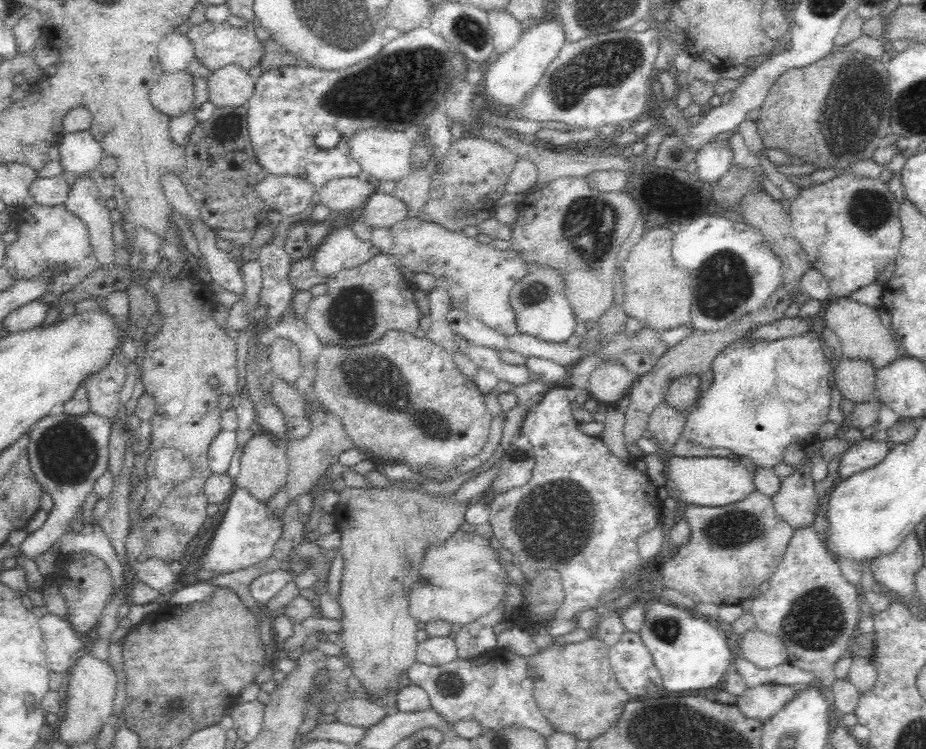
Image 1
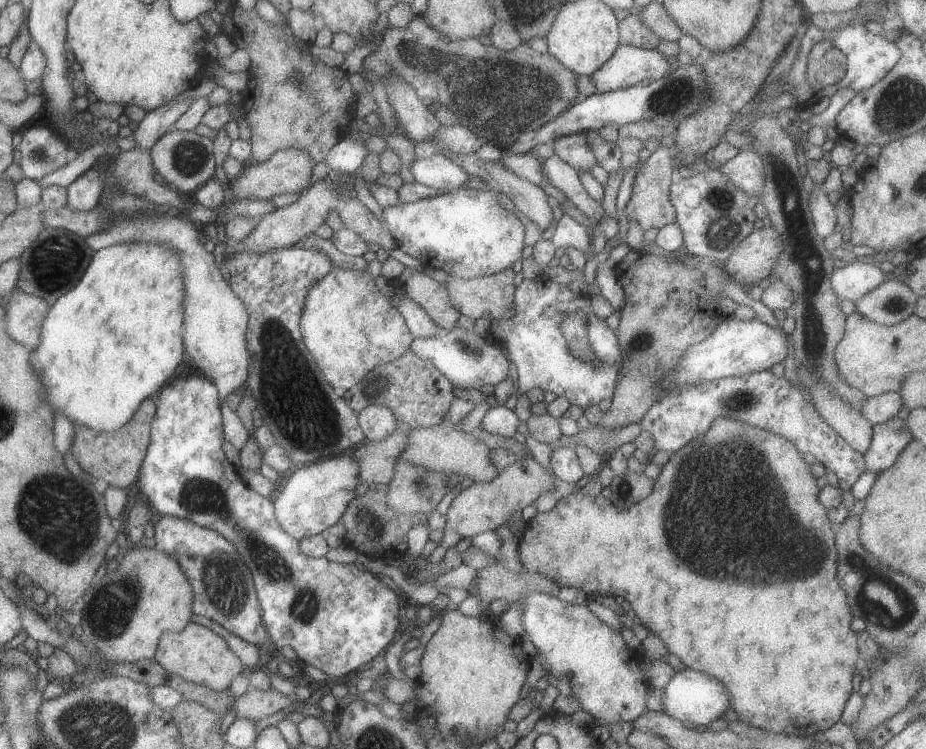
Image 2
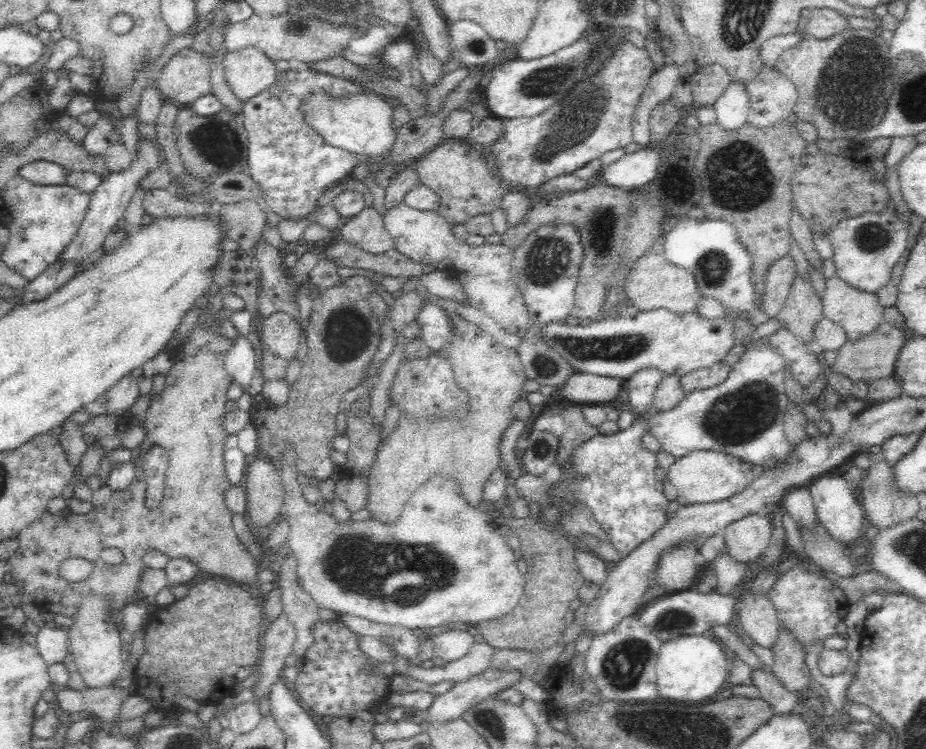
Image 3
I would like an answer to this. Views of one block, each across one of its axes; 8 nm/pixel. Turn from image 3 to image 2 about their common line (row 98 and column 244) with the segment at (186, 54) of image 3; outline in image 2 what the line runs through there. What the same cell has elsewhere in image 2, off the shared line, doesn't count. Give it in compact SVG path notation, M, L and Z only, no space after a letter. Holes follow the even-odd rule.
M286 148L276 150L265 162L249 161L244 164L242 173L234 180L227 191L227 201L243 197L271 199L277 194L303 192L311 182L311 170L316 163L310 154L303 149Z

